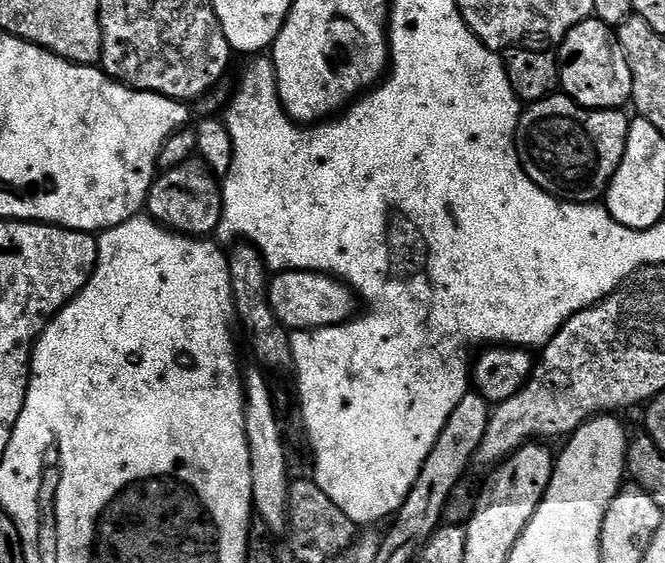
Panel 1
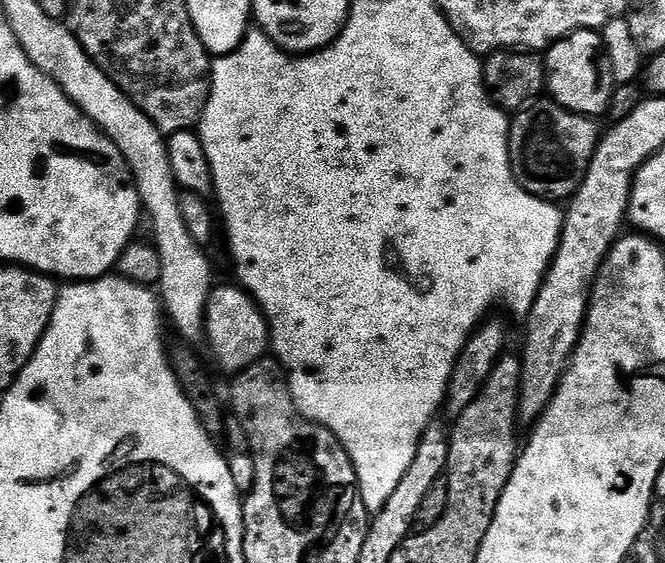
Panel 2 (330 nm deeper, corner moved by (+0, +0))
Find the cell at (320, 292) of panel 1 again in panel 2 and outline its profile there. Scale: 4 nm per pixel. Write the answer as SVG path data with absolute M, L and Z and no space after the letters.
M217 283L212 289L210 298L206 302L204 311L204 334L206 345L212 351L216 364L224 372L235 374L246 370L254 362L265 359L270 352L270 333L268 331L268 319L264 316L264 309L257 301L253 300L243 288L232 284Z

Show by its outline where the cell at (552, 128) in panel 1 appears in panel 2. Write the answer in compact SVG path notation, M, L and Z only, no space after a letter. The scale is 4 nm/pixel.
M551 98L537 99L531 106L515 113L508 130L508 153L517 182L532 196L551 197L556 202L567 201L576 193L578 186L582 186L594 158L594 150L600 144L602 132L596 129L596 124L593 117L579 116Z

